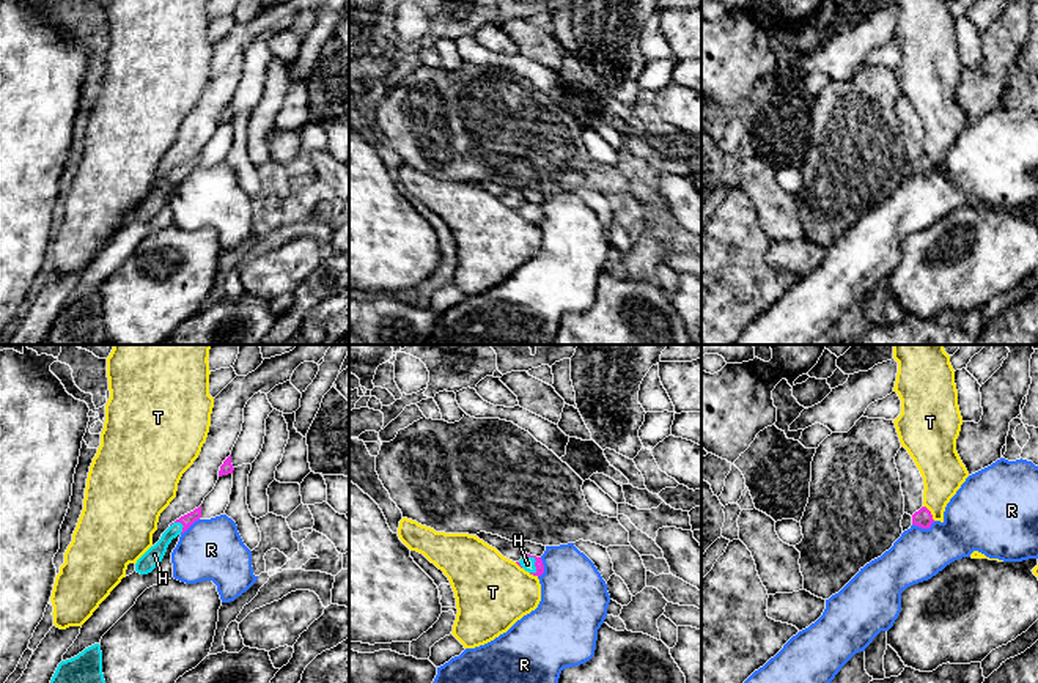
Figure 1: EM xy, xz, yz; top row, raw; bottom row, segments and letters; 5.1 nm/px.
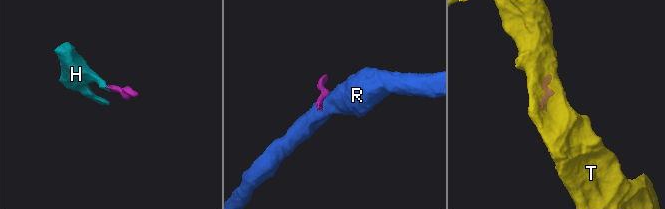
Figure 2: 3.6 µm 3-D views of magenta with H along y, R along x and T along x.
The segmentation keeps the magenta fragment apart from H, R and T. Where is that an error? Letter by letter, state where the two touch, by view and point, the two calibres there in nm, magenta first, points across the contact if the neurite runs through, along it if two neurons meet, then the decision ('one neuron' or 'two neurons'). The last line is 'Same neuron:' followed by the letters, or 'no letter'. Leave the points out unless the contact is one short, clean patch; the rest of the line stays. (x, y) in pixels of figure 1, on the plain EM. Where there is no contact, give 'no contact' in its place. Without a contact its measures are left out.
H: meets magenta in xz at (535, 210); 50 nm thick on the magenta side, 70 nm on the other; runs through xz (540, 216), (535, 210), (527, 211); one neuron
R: meets magenta in yz at (923, 175); 90 nm thick on the magenta side, 280 nm on the other; border along yz (934, 169), (928, 175), (912, 172); two neurons
T: meets magenta in yz at (930, 161); 90 nm thick on the magenta side, 220 nm on the other; two neurons
Same neuron: H

